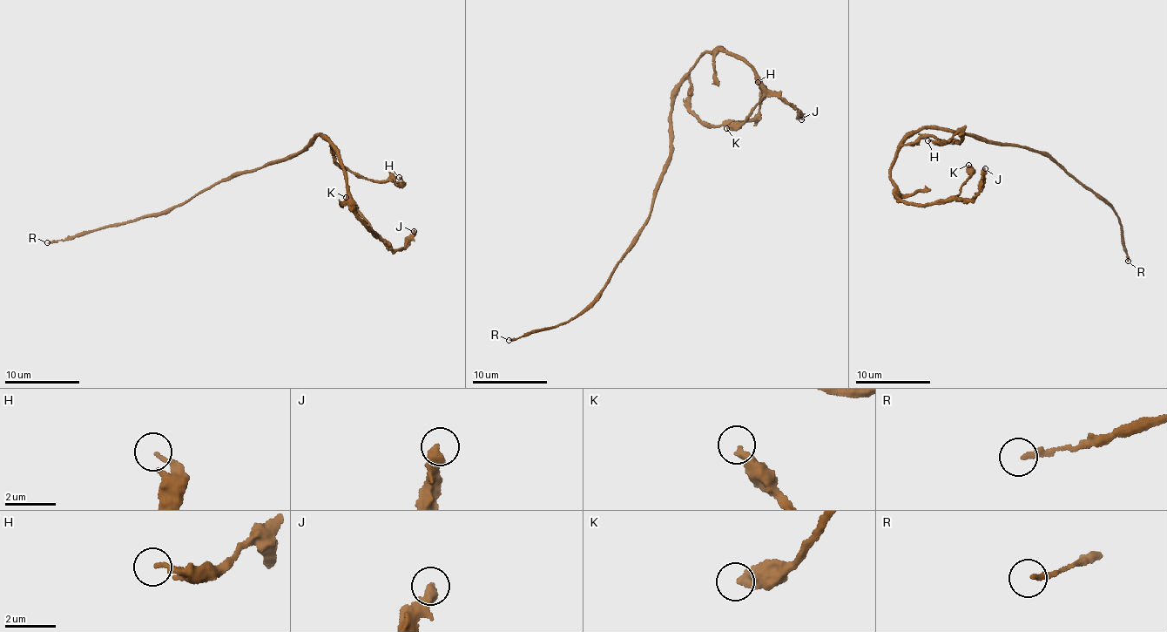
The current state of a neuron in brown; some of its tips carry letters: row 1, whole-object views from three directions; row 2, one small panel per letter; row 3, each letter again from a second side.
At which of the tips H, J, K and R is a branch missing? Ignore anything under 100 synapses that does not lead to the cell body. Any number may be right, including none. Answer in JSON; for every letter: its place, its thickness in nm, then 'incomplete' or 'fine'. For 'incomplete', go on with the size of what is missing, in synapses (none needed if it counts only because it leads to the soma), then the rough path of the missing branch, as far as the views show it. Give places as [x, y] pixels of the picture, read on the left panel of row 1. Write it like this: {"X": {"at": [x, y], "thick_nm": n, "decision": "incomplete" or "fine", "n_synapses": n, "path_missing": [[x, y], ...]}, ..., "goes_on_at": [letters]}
{"H": {"at": [399, 177], "thick_nm": 150, "decision": "fine"}, "J": {"at": [414, 231], "thick_nm": 440, "decision": "fine"}, "K": {"at": [346, 197], "thick_nm": 400, "decision": "fine"}, "R": {"at": [47, 242], "thick_nm": 200, "decision": "incomplete", "n_synapses": 250}, "goes_on_at": ["R"]}

